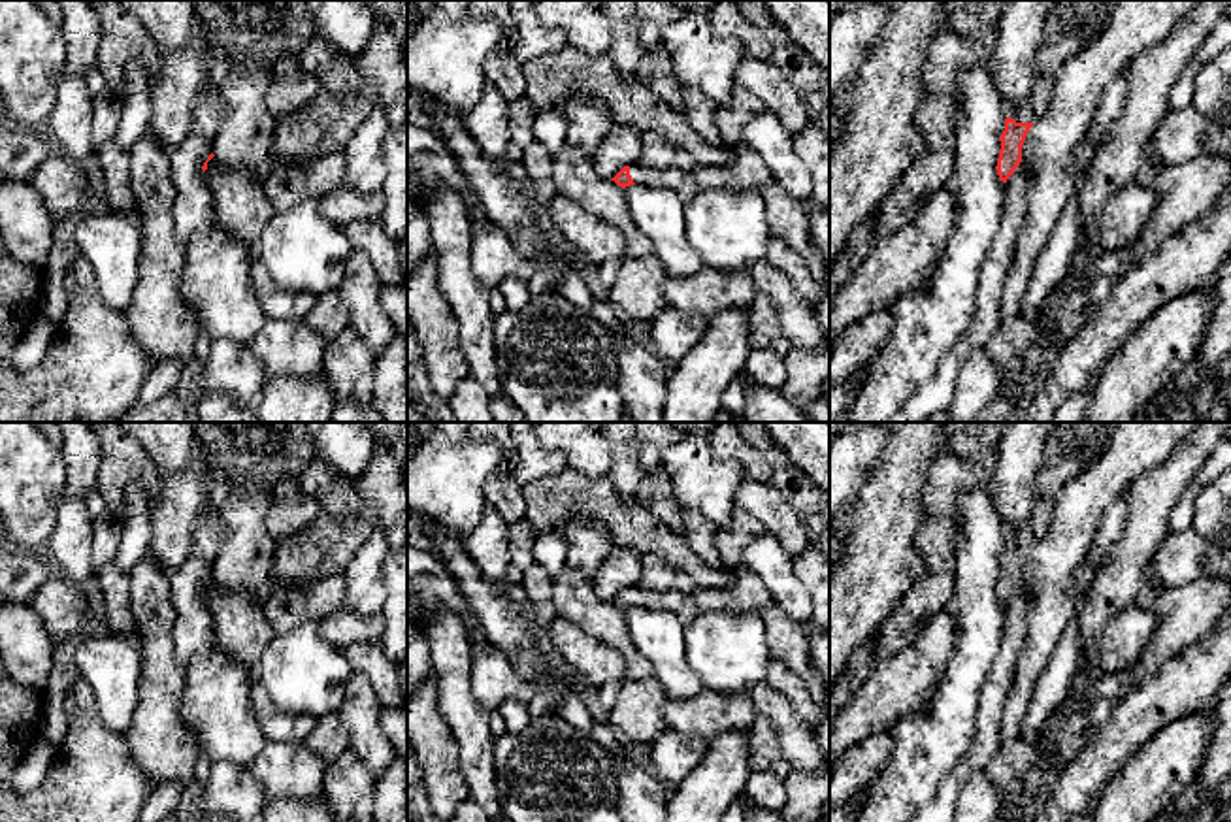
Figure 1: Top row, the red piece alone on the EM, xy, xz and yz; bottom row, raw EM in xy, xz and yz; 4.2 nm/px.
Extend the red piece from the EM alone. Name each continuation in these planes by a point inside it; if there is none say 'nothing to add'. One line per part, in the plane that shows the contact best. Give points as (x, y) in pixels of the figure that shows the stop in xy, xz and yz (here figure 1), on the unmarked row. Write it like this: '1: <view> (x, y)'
1: xz (683, 606)
2: yz (1071, 447)

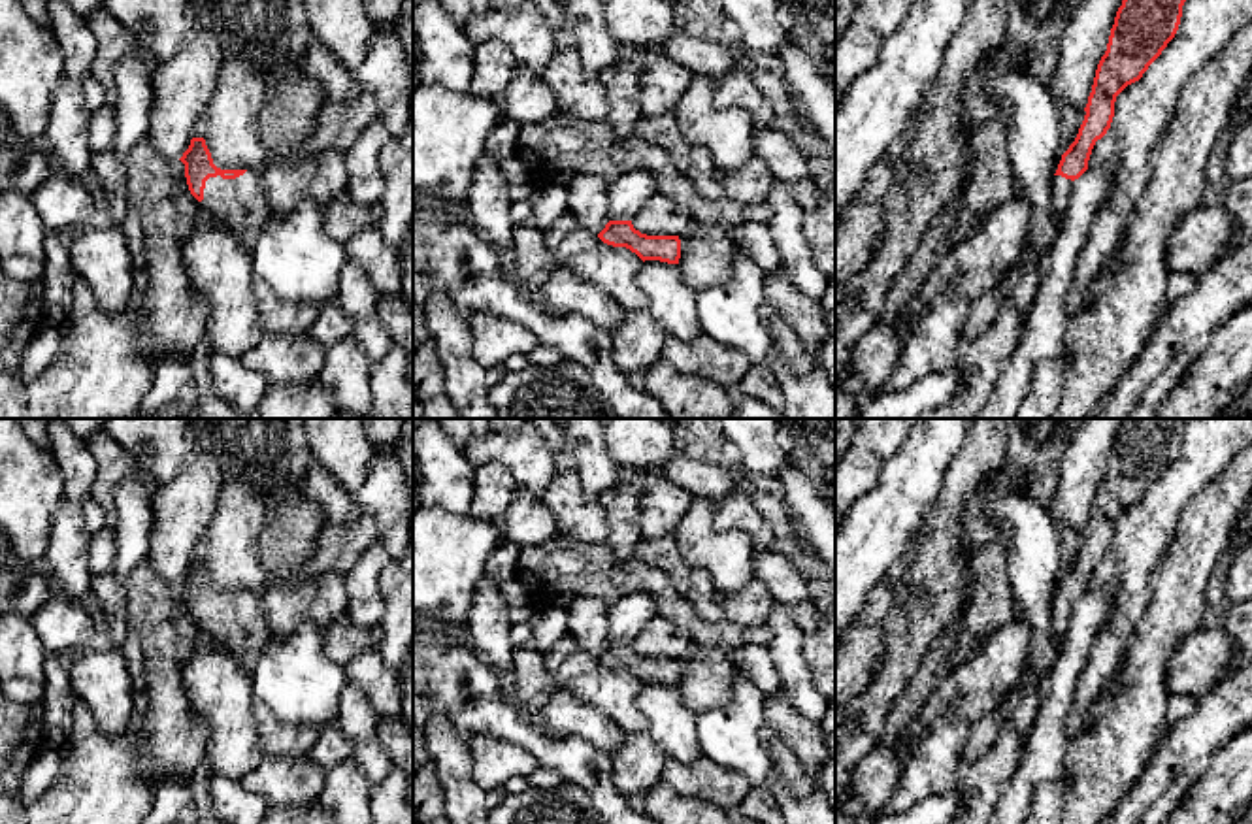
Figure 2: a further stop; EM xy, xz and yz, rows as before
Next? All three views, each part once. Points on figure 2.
1: xy (242, 626)

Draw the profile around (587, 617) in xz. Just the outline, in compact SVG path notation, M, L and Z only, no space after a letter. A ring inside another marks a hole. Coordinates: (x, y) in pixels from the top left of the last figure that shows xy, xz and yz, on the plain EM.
M573 596L568 605L568 635L571 635L586 652L600 656L607 641L609 603L590 596Z

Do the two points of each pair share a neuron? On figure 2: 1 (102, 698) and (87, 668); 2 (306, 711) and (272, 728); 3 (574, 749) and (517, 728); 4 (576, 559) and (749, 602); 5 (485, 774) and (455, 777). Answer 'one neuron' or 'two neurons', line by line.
1: one neuron
2: two neurons
3: one neuron
4: two neurons
5: two neurons

